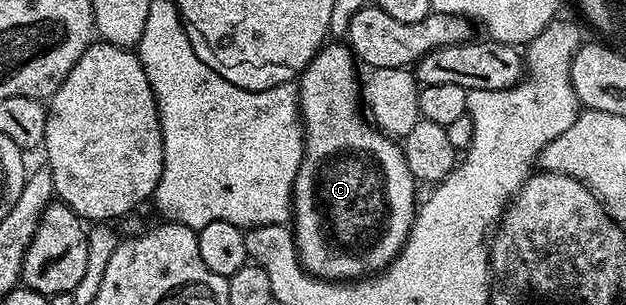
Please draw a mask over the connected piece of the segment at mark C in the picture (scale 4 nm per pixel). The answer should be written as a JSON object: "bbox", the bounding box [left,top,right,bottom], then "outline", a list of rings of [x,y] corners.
{"bbox":[292,43,416,282],"outline":[[[327,43],[312,58],[308,67],[301,69],[302,81],[297,81],[298,111],[302,121],[304,139],[302,141],[302,161],[300,170],[296,174],[294,183],[294,195],[292,197],[292,231],[294,234],[294,246],[298,250],[298,261],[302,267],[320,280],[332,280],[335,282],[353,282],[367,274],[377,274],[383,268],[388,267],[398,257],[402,247],[406,245],[406,239],[414,225],[414,213],[416,211],[416,199],[414,200],[414,187],[416,181],[409,172],[408,162],[405,161],[403,145],[397,139],[391,138],[379,132],[373,123],[364,115],[363,105],[360,103],[360,72],[354,69],[356,57],[345,43]]]}

